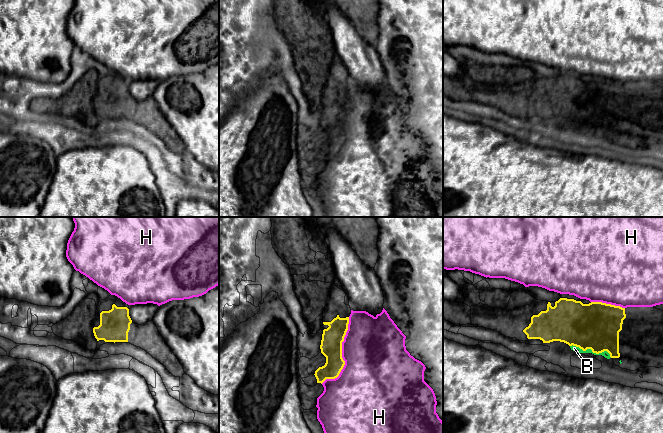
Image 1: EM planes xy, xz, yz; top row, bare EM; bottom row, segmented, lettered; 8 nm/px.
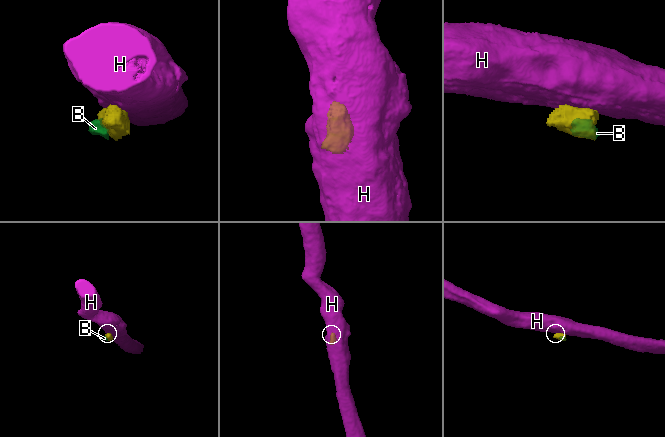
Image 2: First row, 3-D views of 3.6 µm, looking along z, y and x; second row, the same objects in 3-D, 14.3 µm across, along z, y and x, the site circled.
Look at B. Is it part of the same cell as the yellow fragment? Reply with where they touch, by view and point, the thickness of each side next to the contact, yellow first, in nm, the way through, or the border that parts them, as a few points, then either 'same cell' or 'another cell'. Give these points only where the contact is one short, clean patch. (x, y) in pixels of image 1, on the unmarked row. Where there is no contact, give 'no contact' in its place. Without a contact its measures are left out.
contact yz (591, 125); calibres 380 and 50 nm; border yz (570, 121), (596, 129), (606, 127), (611, 133); another cell

